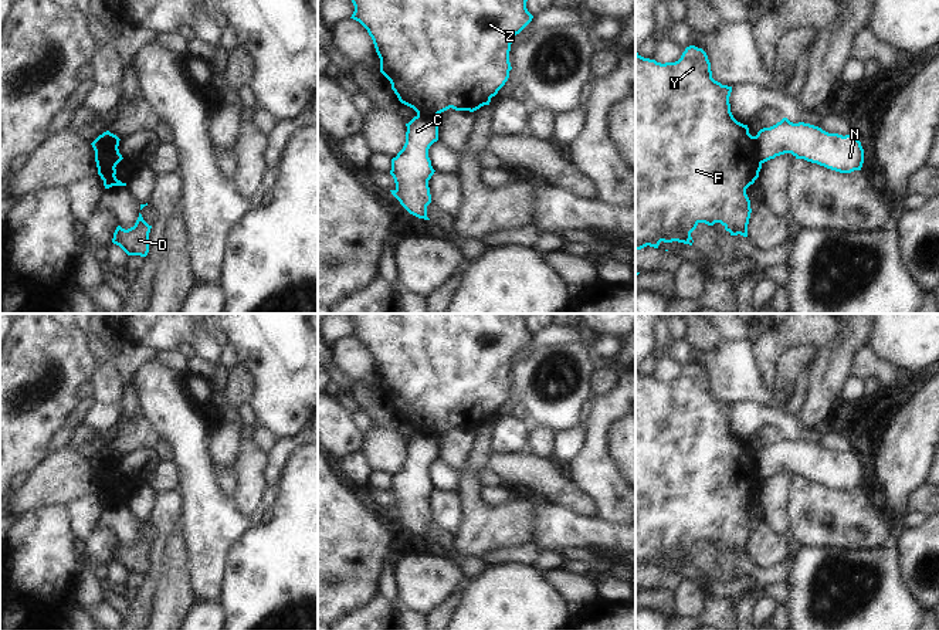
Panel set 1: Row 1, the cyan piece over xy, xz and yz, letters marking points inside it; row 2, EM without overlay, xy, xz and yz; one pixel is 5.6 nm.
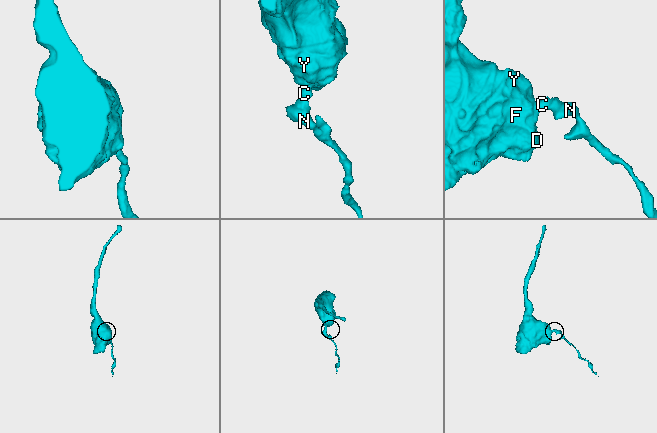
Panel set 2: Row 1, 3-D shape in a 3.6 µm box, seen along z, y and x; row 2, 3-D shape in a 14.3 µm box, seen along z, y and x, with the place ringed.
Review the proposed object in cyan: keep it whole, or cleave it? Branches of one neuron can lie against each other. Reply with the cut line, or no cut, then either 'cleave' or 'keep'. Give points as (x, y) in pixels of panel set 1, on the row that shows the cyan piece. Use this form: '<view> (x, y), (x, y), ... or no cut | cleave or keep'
yz (755, 136), (758, 158), (762, 162) | cleave

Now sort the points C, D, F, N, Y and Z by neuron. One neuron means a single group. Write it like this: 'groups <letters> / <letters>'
groups C N / D F Y Z

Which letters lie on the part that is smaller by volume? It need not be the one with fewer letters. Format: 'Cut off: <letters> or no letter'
Cut off: C, N

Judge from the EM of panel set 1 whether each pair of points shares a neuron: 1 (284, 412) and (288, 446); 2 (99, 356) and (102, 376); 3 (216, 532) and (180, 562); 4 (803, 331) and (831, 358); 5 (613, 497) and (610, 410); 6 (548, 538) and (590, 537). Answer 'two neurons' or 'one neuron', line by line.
1: two neurons
2: two neurons
3: two neurons
4: two neurons
5: one neuron
6: one neuron

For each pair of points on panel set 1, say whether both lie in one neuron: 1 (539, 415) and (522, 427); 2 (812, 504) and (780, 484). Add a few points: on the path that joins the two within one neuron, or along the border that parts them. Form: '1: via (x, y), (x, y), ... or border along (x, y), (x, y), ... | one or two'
1: border along (528, 419), (534, 424) | two
2: border along (795, 476), (787, 500), (790, 524) | two

